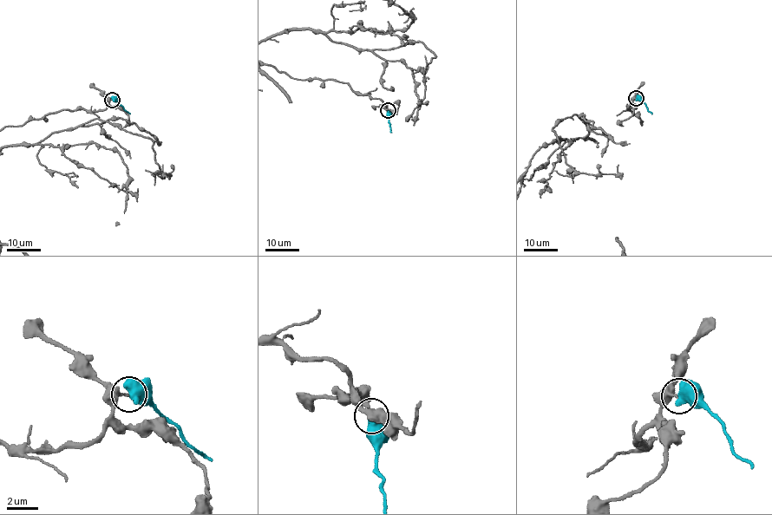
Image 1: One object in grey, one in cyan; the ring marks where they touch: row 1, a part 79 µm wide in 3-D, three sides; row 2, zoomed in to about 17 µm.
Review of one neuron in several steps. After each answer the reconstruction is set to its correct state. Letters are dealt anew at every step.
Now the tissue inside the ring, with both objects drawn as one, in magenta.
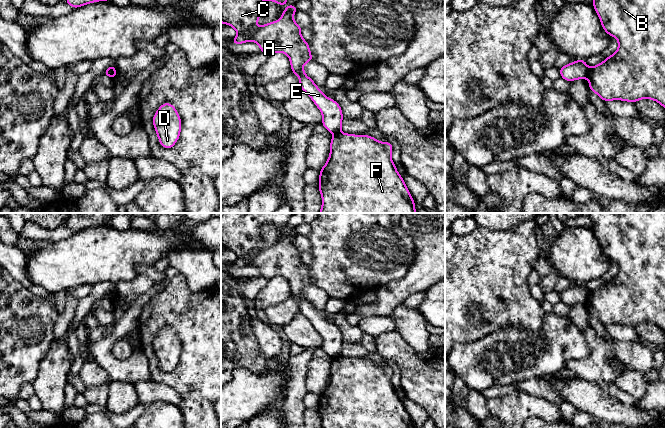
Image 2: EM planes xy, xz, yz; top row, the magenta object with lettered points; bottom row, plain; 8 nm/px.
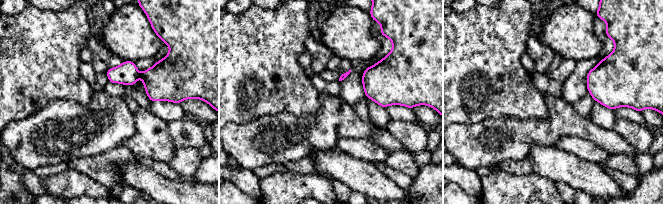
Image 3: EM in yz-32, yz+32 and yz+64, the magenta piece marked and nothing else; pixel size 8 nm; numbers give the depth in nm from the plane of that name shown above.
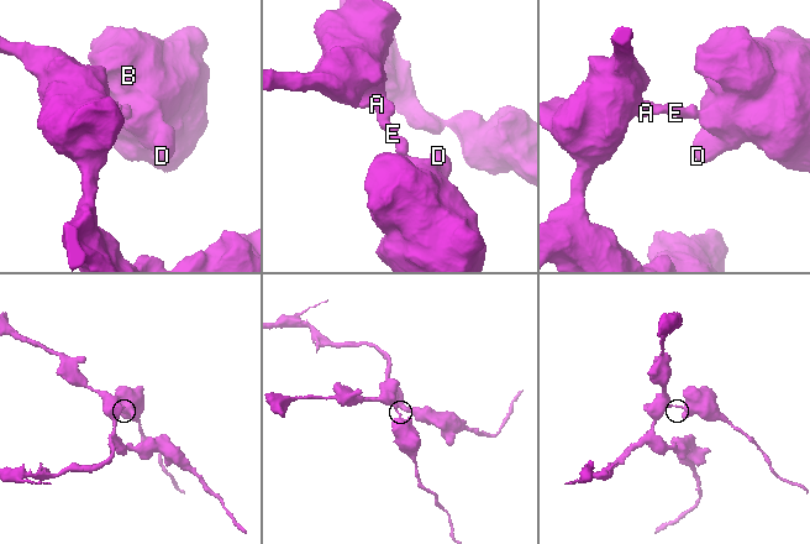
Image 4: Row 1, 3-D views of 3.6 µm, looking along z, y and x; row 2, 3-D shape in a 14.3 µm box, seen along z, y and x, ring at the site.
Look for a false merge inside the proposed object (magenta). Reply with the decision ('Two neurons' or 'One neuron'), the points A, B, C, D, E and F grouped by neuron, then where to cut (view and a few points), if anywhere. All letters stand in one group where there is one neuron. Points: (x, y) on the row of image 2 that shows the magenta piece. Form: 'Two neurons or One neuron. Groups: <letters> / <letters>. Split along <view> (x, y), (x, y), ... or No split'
Two neurons. Groups: A C E / B D F. Split along yz (588, 68), (588, 75), (586, 77)

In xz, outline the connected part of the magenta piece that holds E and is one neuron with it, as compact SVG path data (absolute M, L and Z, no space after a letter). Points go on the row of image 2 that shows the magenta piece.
M221 0L221 23L233 27L237 36L231 44L248 41L259 45L261 52L270 55L285 53L290 59L291 72L299 78L300 88L322 113L322 125L333 134L340 132L343 114L340 105L324 95L314 81L304 72L304 64L313 61L309 44L301 36L301 26L293 17L297 8L289 5L279 21L272 21L257 27L251 35L248 31L261 18L261 3L266 0Z

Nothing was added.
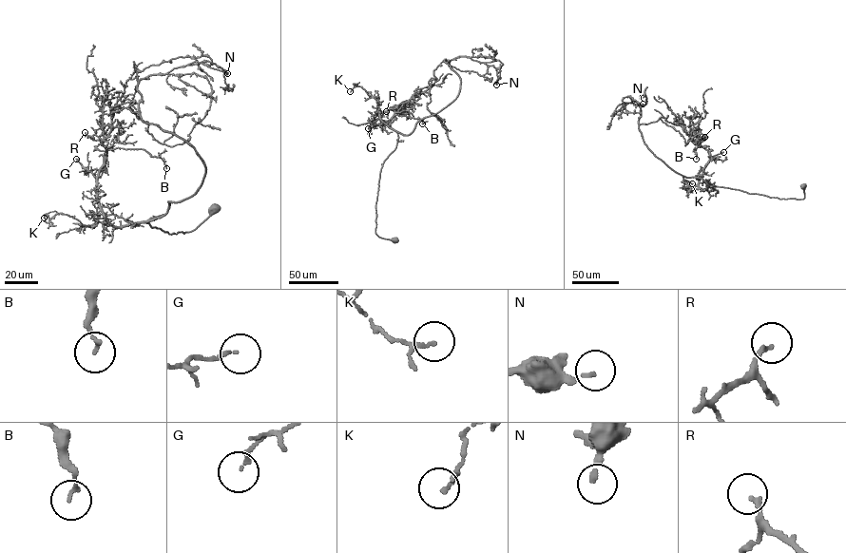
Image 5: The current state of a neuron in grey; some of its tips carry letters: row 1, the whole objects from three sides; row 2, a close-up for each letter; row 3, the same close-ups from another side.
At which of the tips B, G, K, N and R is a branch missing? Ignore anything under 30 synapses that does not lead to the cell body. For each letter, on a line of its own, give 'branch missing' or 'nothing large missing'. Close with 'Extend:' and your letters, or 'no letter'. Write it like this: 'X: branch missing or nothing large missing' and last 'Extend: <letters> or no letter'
B: nothing large missing
G: nothing large missing
K: nothing large missing
N: branch missing
R: nothing large missing
Extend: N

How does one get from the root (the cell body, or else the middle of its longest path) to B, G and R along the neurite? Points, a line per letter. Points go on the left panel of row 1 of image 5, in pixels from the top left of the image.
B: (216, 207), (183, 233), (151, 227), (155, 217), (106, 219), (97, 182), (107, 150), (143, 149), (166, 168)
G: (216, 207), (183, 233), (151, 227), (148, 221), (155, 217), (115, 226), (101, 207), (96, 178), (76, 159)
R: (216, 207), (183, 233), (151, 227), (155, 217), (114, 226), (97, 188), (106, 152), (85, 132)

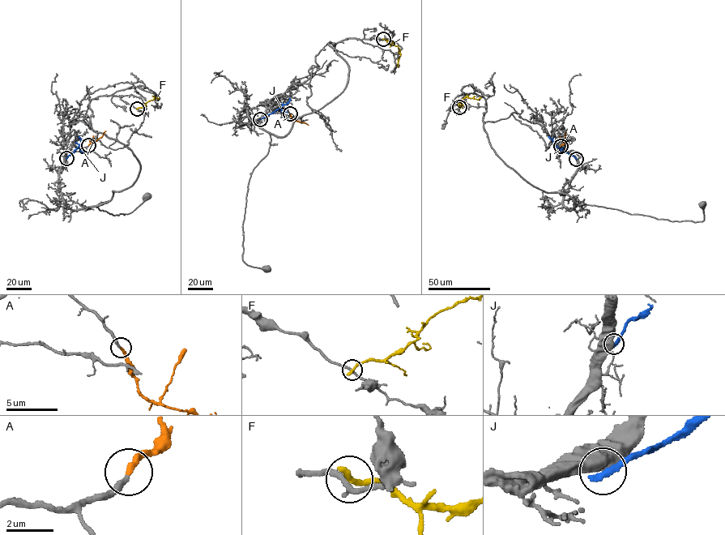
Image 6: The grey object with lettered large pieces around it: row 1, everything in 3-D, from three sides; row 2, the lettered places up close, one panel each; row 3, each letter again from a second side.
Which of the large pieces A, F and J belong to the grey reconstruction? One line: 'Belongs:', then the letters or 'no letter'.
Belongs: A

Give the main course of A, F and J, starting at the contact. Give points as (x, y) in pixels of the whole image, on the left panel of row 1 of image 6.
A: (88, 145), (105, 130)
F: (137, 109), (154, 97), (158, 100), (156, 97)
J: (66, 158), (78, 147), (81, 142), (78, 136)

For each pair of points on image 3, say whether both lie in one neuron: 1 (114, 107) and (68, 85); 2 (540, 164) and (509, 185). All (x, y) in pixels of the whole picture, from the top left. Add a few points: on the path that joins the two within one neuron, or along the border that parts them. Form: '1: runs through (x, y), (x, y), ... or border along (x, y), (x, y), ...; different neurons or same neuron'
1: border along (94, 91), (86, 104), (78, 104), (68, 99); different neurons
2: border along (533, 172), (545, 176), (554, 182); different neurons

